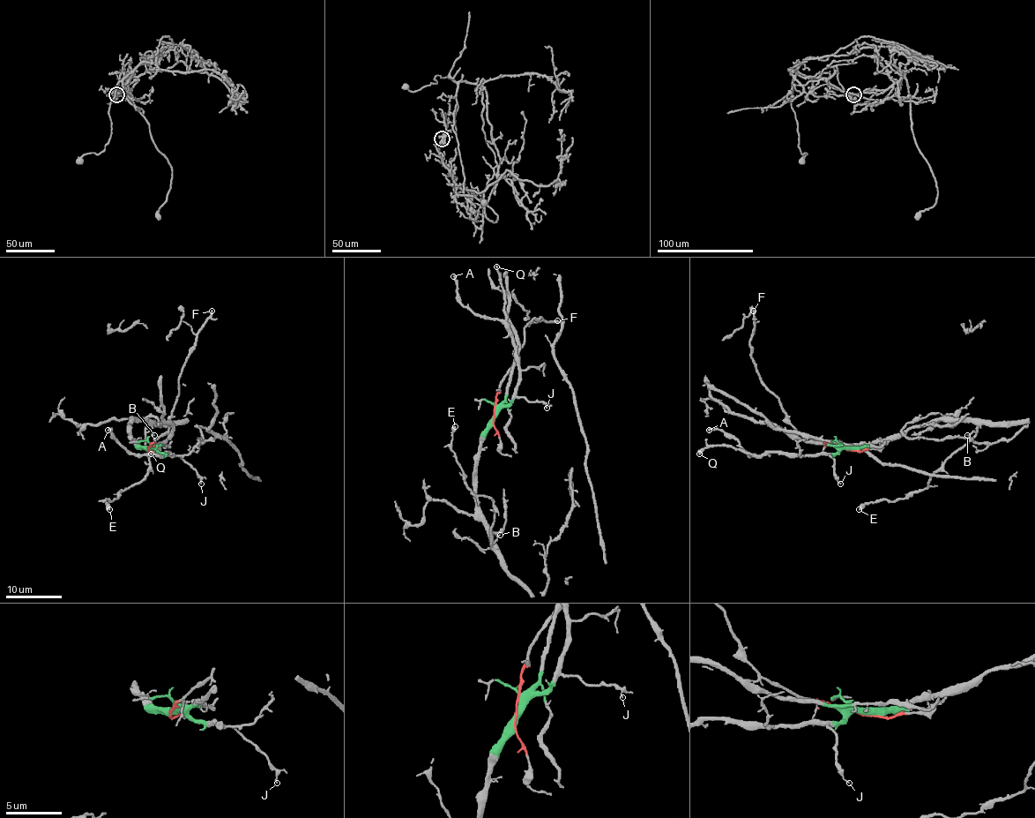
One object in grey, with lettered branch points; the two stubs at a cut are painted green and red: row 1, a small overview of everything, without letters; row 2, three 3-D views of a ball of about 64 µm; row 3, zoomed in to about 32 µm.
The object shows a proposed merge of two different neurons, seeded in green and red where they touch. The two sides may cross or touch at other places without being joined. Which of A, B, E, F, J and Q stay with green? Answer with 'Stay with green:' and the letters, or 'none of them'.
Stay with green: A, B, E, J, Q

